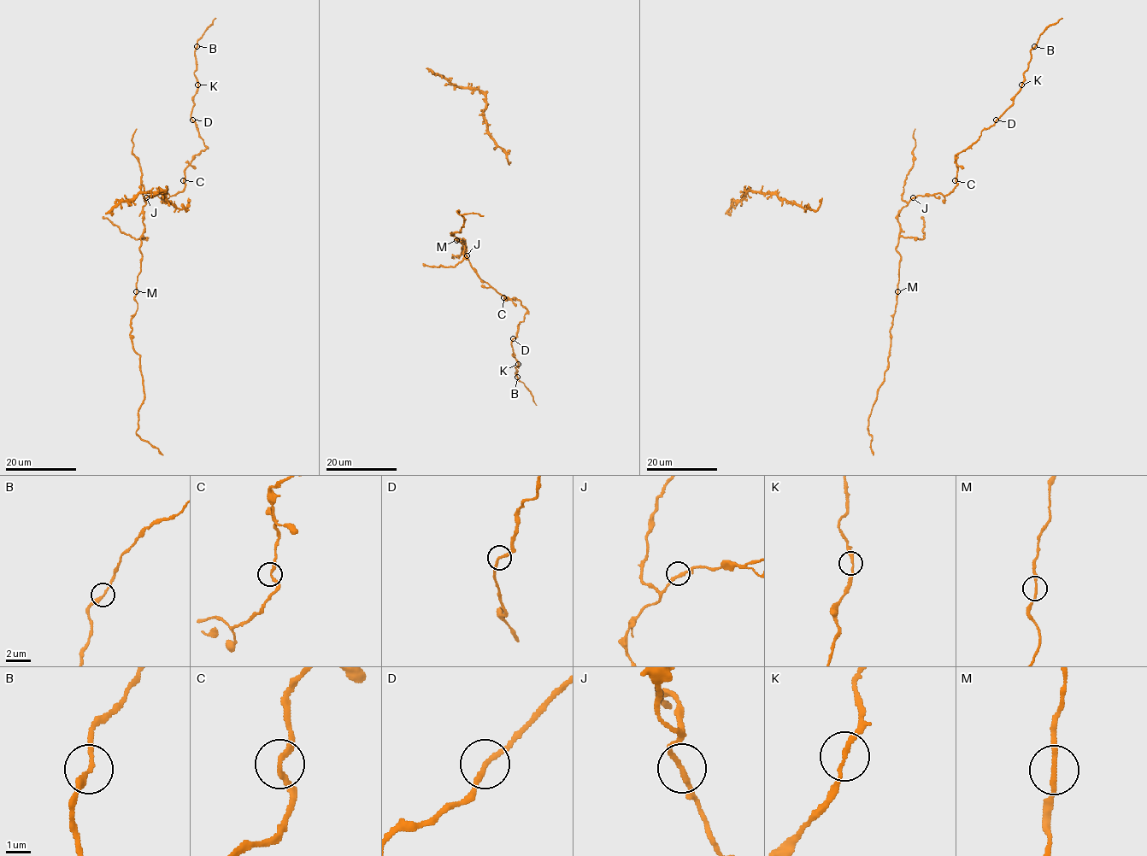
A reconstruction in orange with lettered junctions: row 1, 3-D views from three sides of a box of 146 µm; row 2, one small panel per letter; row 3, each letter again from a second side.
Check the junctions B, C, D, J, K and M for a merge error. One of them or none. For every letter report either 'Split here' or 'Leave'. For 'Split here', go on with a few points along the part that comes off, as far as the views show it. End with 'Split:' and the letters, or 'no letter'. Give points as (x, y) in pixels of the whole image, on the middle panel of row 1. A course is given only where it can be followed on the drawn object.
B: Leave
C: Leave
D: Leave
J: Leave
K: Leave
M: Leave
Split: no letter

